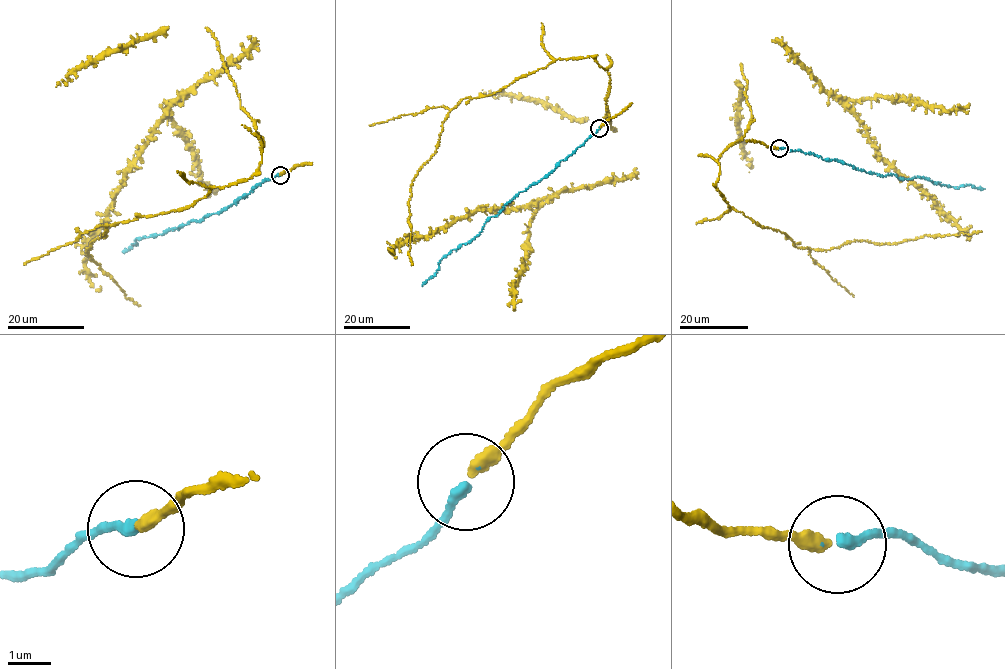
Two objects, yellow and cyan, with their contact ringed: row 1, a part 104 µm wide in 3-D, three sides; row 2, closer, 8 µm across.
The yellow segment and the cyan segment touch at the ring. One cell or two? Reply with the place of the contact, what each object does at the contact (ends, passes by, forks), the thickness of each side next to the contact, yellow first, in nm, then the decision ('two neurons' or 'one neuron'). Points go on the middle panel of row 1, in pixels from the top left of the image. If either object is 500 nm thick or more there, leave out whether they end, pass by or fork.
place (599, 128); yellow ends; cyan ends; calibres 280 and 220 nm; one neuron

